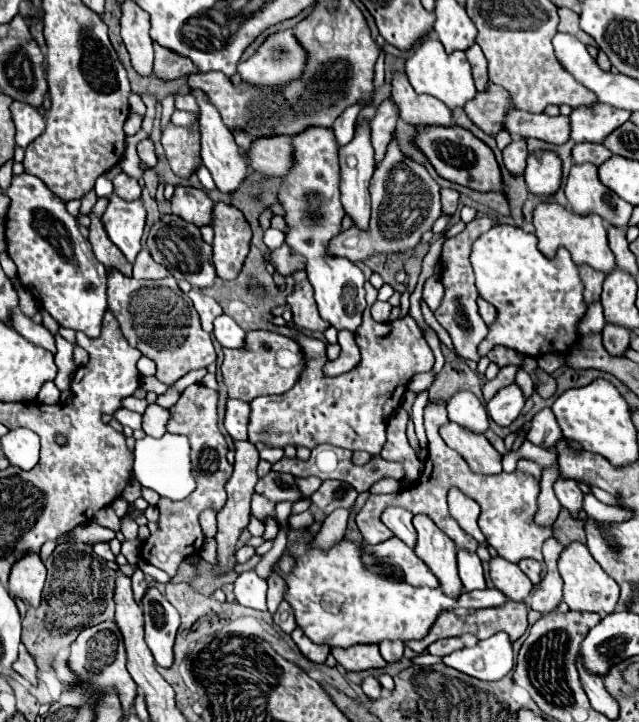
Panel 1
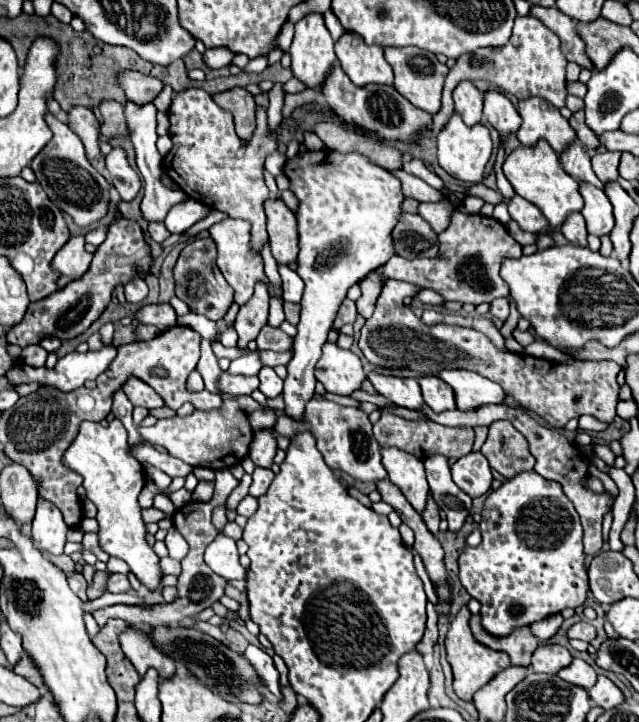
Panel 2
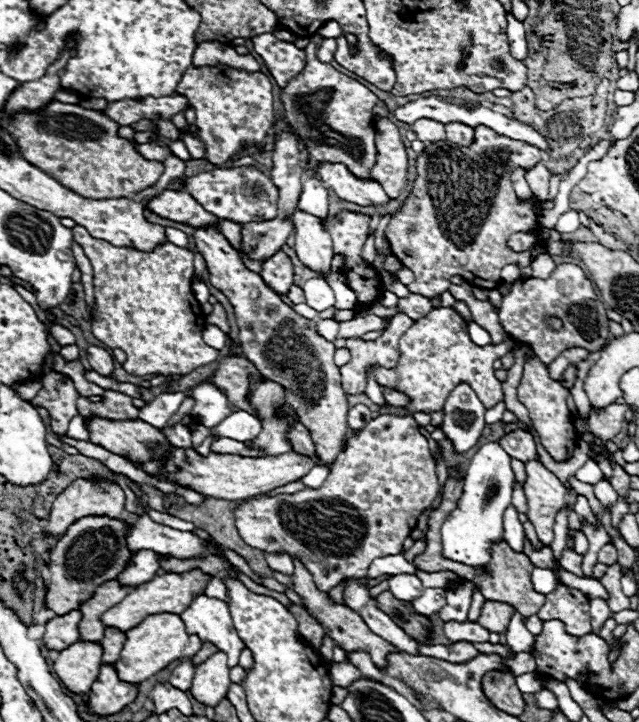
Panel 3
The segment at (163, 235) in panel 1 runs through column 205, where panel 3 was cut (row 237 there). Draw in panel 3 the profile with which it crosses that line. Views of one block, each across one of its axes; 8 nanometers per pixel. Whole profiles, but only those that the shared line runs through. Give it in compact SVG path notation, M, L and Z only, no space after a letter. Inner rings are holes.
M280 216L270 222L246 222L242 226L242 250L256 262L264 262L272 258L286 238L292 234L292 224L282 220Z

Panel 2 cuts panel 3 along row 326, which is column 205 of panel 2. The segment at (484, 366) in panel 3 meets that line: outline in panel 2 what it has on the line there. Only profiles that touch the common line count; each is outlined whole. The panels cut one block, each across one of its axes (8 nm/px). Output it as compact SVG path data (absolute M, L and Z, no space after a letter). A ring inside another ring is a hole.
M222 372L218 378L218 392L222 396L222 406L214 410L194 410L190 416L174 416L168 420L158 420L152 428L140 428L140 434L148 438L148 444L152 446L164 446L172 456L180 456L184 462L192 466L204 466L212 470L224 470L230 468L242 458L248 456L250 442L254 438L254 430L248 422L248 414L240 408L236 402L238 396L248 396L258 388L258 376L234 376L228 372Z

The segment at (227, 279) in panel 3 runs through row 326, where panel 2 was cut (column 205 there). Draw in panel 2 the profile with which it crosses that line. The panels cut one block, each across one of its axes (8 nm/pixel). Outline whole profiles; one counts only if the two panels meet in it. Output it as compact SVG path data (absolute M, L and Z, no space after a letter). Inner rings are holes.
M212 238L194 240L180 252L180 258L174 266L174 280L176 280L176 296L190 306L190 312L204 314L212 322L220 322L226 316L232 304L234 290L230 288L230 284L224 280L224 276L216 266L216 244L212 242Z

